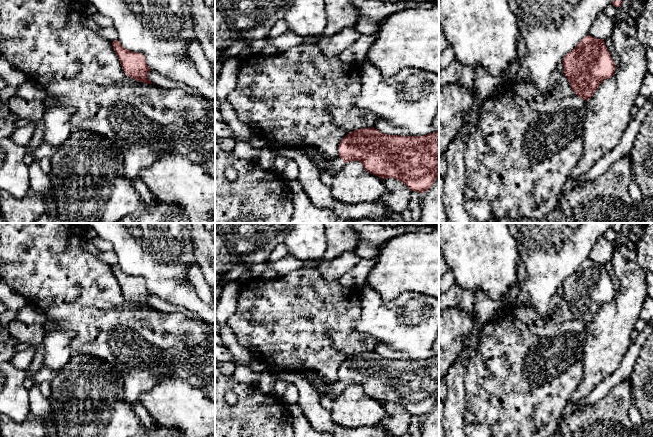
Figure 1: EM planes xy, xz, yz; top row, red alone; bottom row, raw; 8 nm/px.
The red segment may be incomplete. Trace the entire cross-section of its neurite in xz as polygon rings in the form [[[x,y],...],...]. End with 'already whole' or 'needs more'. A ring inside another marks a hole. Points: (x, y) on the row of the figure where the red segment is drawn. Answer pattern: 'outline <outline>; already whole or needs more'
outline [[[374,127],[362,128],[347,134],[338,146],[339,156],[334,159],[327,159],[319,150],[310,148],[310,155],[322,167],[322,172],[331,175],[336,174],[346,163],[350,161],[359,161],[363,164],[364,169],[382,179],[394,178],[403,182],[411,191],[424,193],[434,184],[439,176],[439,130],[424,136],[400,136],[383,134]]]; needs more

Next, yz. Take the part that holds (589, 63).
outline [[[585,36],[578,45],[568,52],[562,60],[564,71],[574,93],[583,100],[590,99],[599,85],[614,75],[616,66],[608,51],[604,39]]]; already whole

